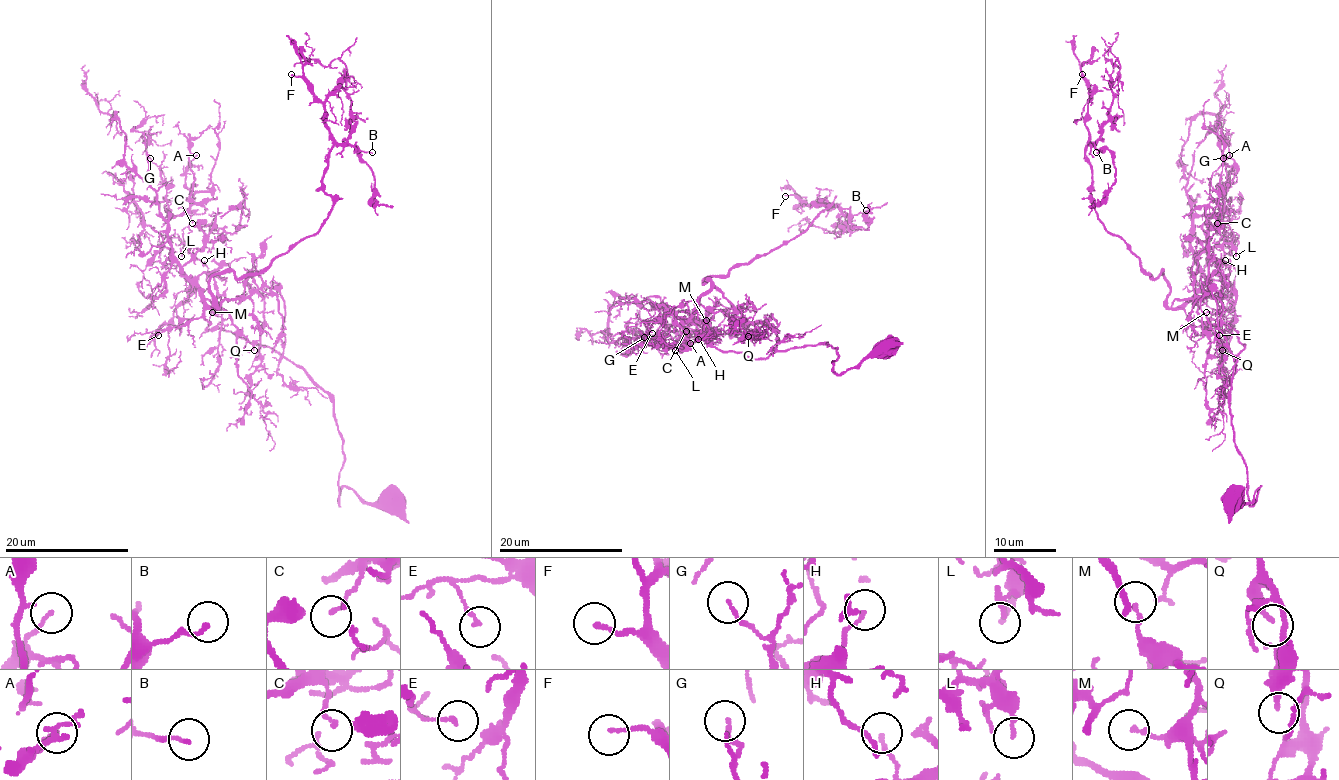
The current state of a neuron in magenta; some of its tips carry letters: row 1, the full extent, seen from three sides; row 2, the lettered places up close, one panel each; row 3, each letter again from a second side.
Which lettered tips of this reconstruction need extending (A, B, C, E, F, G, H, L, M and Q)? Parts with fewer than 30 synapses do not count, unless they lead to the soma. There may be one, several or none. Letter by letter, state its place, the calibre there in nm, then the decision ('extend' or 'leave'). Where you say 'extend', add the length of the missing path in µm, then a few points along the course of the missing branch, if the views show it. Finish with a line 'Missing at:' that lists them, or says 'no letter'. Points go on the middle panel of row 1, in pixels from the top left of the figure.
A: at (690, 343); 90 nm thick; leave
B: at (866, 210); 140 nm thick; leave
C: at (686, 331); 100 nm thick; leave
E: at (652, 333); 90 nm thick; leave
F: at (785, 196); 130 nm thick; leave
G: at (644, 337); 120 nm thick; leave
H: at (698, 339); 130 nm thick; leave
L: at (675, 350); 160 nm thick; leave
M: at (706, 320); 140 nm thick; leave
Q: at (748, 336); 190 nm thick; leave
Missing at: no letter

